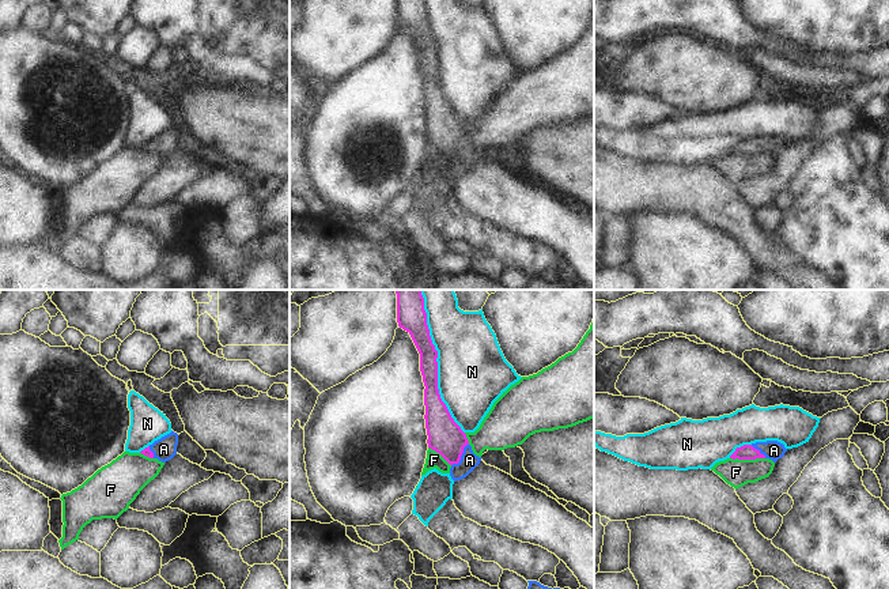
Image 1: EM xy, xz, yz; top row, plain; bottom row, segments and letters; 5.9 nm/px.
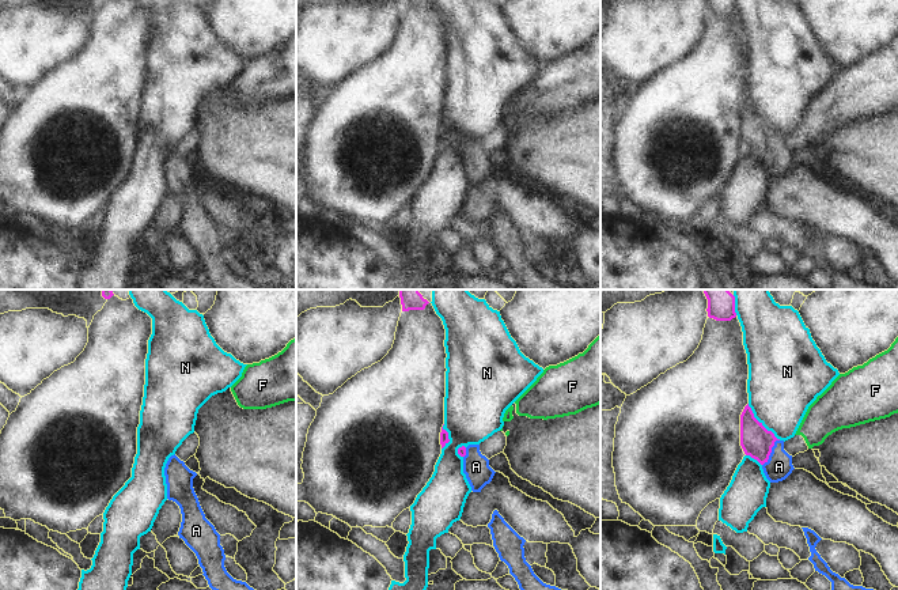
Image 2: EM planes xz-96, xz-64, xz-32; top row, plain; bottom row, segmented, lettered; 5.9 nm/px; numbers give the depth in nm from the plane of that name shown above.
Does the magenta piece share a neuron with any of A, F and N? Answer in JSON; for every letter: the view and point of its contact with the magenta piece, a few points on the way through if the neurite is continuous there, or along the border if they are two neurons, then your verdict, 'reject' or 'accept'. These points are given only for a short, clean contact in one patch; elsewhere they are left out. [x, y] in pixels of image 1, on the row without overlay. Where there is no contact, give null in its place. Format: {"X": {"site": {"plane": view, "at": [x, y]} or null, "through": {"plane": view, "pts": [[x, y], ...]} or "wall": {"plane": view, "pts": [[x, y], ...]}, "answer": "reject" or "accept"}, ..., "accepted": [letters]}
{"A": {"site": {"plane": "xz", "at": [461, 150]}, "through": {"plane": "xz", "pts": [[445, 132], [461, 150], [469, 155]]}, "answer": "accept"}, "F": {"site": {"plane": "yz", "at": [748, 154]}, "wall": {"plane": "yz", "pts": [[730, 153], [764, 154]]}, "answer": "reject"}, "N": {"site": {"plane": "xz", "at": [437, 64]}, "answer": "reject"}, "accepted": ["A"]}

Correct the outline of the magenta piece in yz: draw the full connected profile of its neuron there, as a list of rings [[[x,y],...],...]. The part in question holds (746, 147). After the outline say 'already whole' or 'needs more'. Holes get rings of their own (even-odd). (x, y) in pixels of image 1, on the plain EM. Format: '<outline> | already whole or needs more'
[[[778,136],[756,137],[752,140],[744,140],[737,143],[730,154],[735,155],[756,155],[756,154],[769,154],[776,158],[784,151],[787,144],[783,139]]] | needs more

